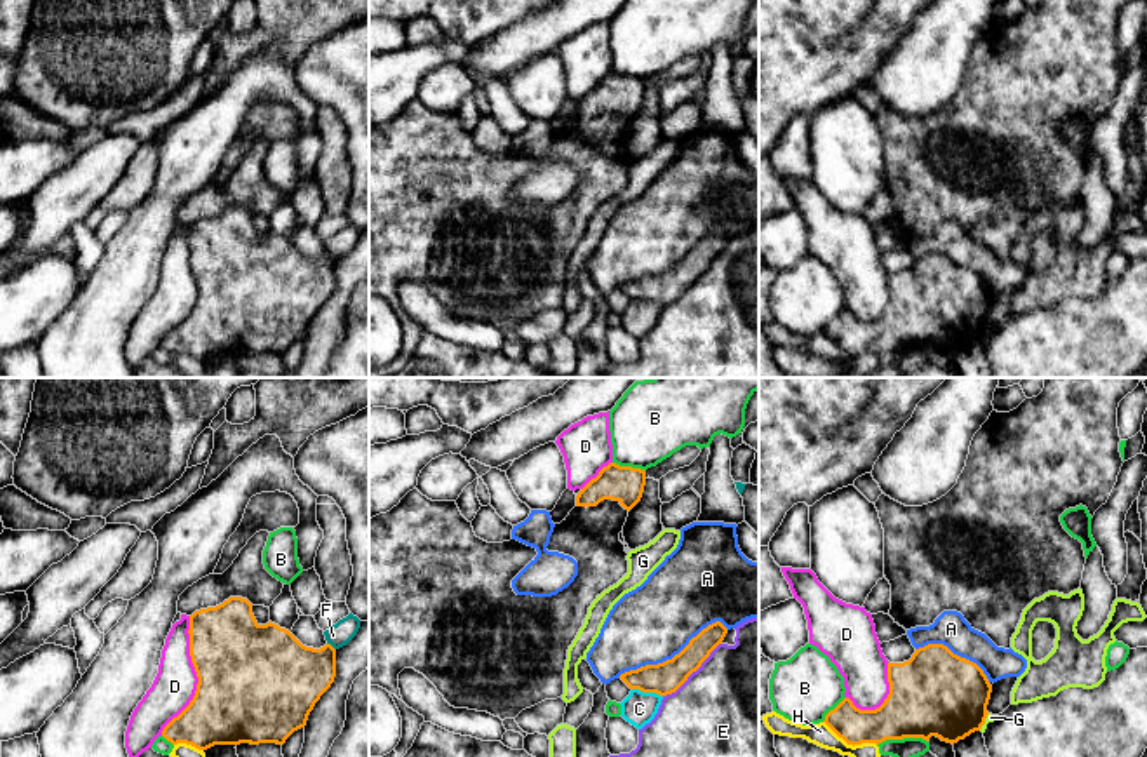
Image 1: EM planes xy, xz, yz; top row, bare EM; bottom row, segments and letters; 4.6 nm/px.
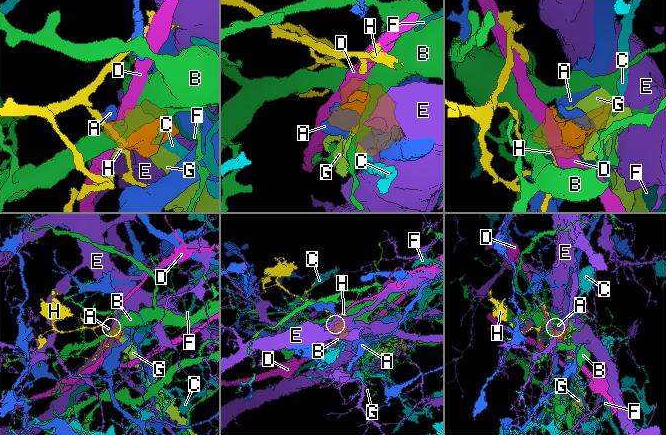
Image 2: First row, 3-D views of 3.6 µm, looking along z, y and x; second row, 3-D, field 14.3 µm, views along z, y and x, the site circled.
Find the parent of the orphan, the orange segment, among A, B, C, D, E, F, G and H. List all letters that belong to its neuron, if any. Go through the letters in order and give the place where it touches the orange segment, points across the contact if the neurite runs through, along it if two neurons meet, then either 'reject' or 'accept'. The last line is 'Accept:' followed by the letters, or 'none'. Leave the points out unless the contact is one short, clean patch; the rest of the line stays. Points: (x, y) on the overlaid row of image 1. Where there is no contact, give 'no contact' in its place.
A: meets orange in xz at (674, 656); reject
B: meets orange in yz at (902, 738); reject
C: meets orange in xz at (648, 691); reject
D: meets orange in xy at (197, 676); reject
E: meets orange in xz at (693, 670); reject
F: meets orange in xy at (331, 646); reject
G: meets orange in yz at (984, 723); reject
H: meets orange in yz at (850, 743); border along yz (824, 721), (848, 743), (876, 745); reject
Accept: none

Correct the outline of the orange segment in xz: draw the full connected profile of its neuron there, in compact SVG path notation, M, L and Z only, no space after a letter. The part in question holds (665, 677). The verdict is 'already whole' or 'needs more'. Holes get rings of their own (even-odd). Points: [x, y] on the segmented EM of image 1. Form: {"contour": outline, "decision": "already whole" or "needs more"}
{"contour": "M715 621L693 637L672 660L625 672L620 679L630 689L656 693L660 696L672 694L701 667L710 653L722 644L726 633L728 628L721 621Z", "decision": "already whole"}

